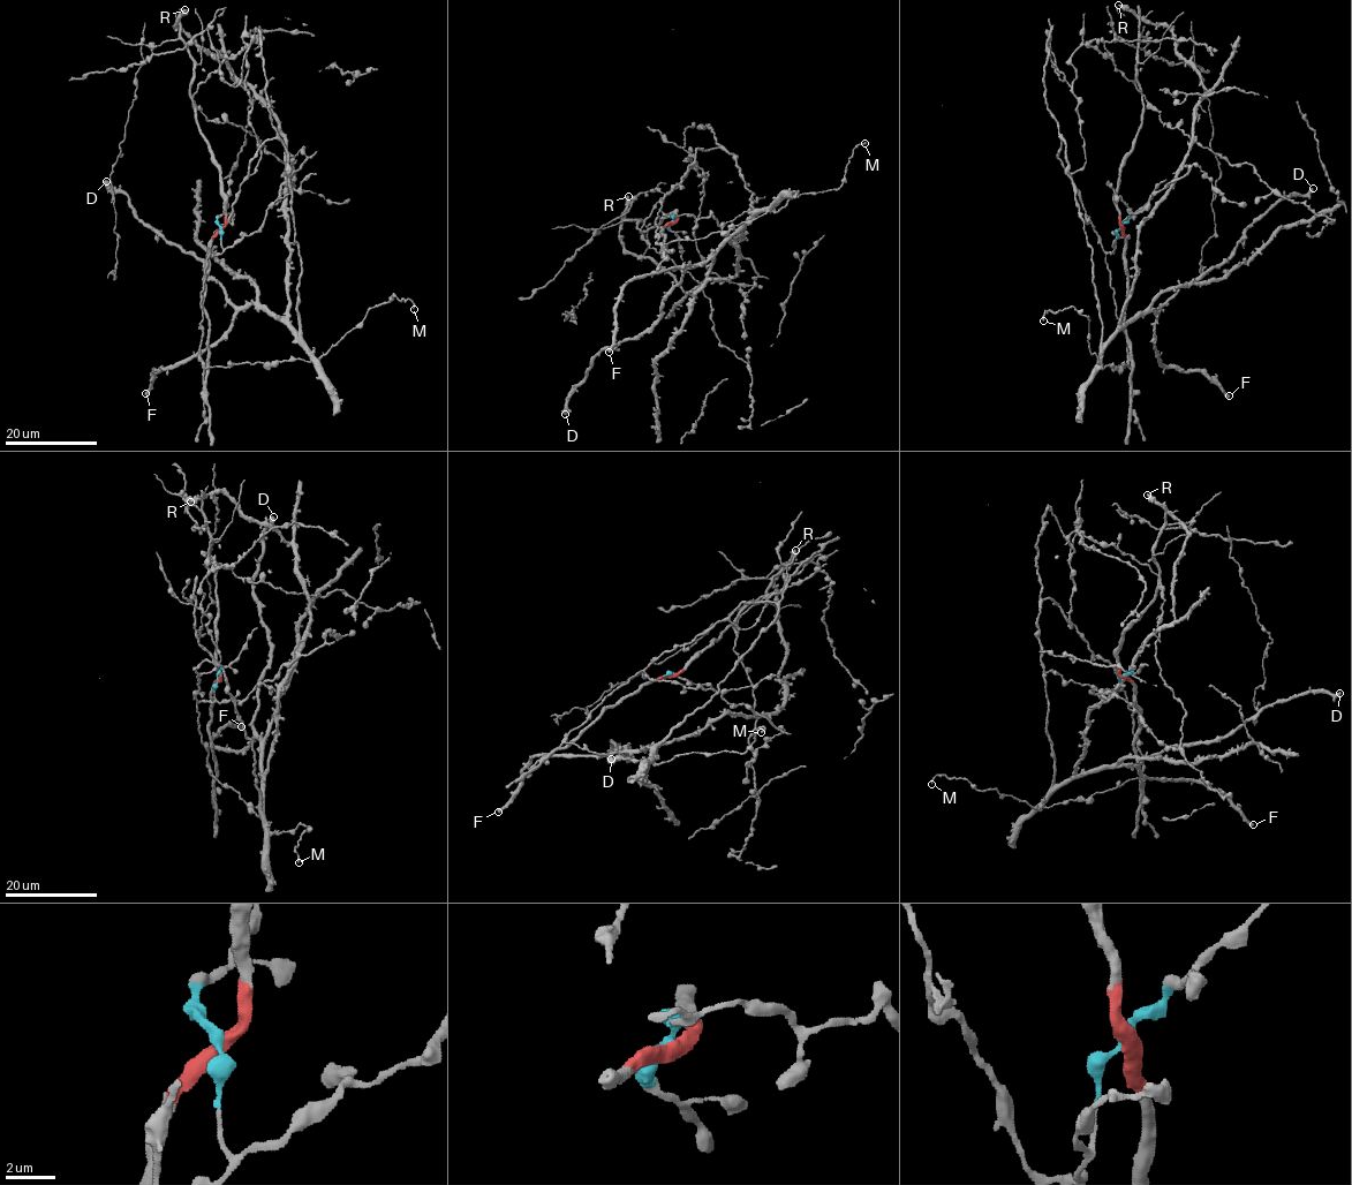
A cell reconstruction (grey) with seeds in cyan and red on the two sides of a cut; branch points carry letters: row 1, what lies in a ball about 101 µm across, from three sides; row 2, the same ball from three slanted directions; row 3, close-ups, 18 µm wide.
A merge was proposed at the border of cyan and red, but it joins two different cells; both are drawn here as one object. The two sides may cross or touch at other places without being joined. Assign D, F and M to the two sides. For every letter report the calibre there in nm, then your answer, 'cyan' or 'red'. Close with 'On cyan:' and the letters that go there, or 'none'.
D: 600 nm thick; cyan
F: 480 nm thick; cyan
M: 280 nm thick; cyan
On cyan: D, F, M

